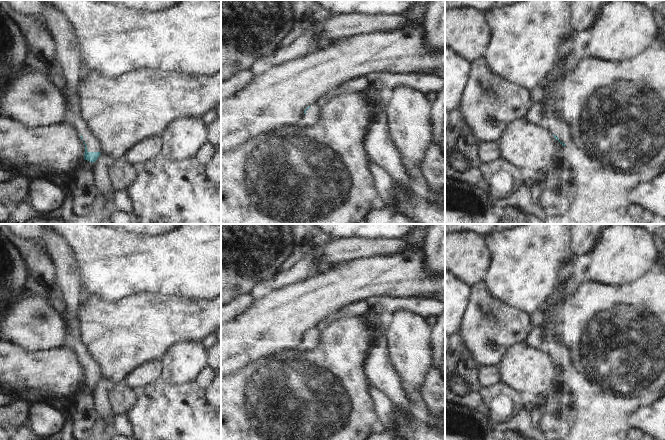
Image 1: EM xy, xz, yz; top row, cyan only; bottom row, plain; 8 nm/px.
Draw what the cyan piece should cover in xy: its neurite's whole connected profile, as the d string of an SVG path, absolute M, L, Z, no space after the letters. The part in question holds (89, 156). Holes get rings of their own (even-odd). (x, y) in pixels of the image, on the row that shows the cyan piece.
M2 0L2 2L11 12L22 12L26 15L41 14L46 18L47 27L55 37L59 59L67 80L65 94L69 104L69 120L78 128L84 142L84 159L94 163L105 150L102 141L83 115L81 69L84 63L73 24L65 13L45 0Z

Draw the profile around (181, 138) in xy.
M182 116L168 124L160 136L163 140L161 154L169 159L181 160L193 157L197 149L207 141L207 126L202 122L201 118Z

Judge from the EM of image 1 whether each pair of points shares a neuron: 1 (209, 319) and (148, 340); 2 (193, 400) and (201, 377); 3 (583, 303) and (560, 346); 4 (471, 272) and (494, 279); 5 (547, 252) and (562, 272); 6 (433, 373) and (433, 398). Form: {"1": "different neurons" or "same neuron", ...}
{"1": "same neuron", "2": "different neurons", "3": "different neurons", "4": "different neurons", "5": "different neurons", "6": "same neuron"}

